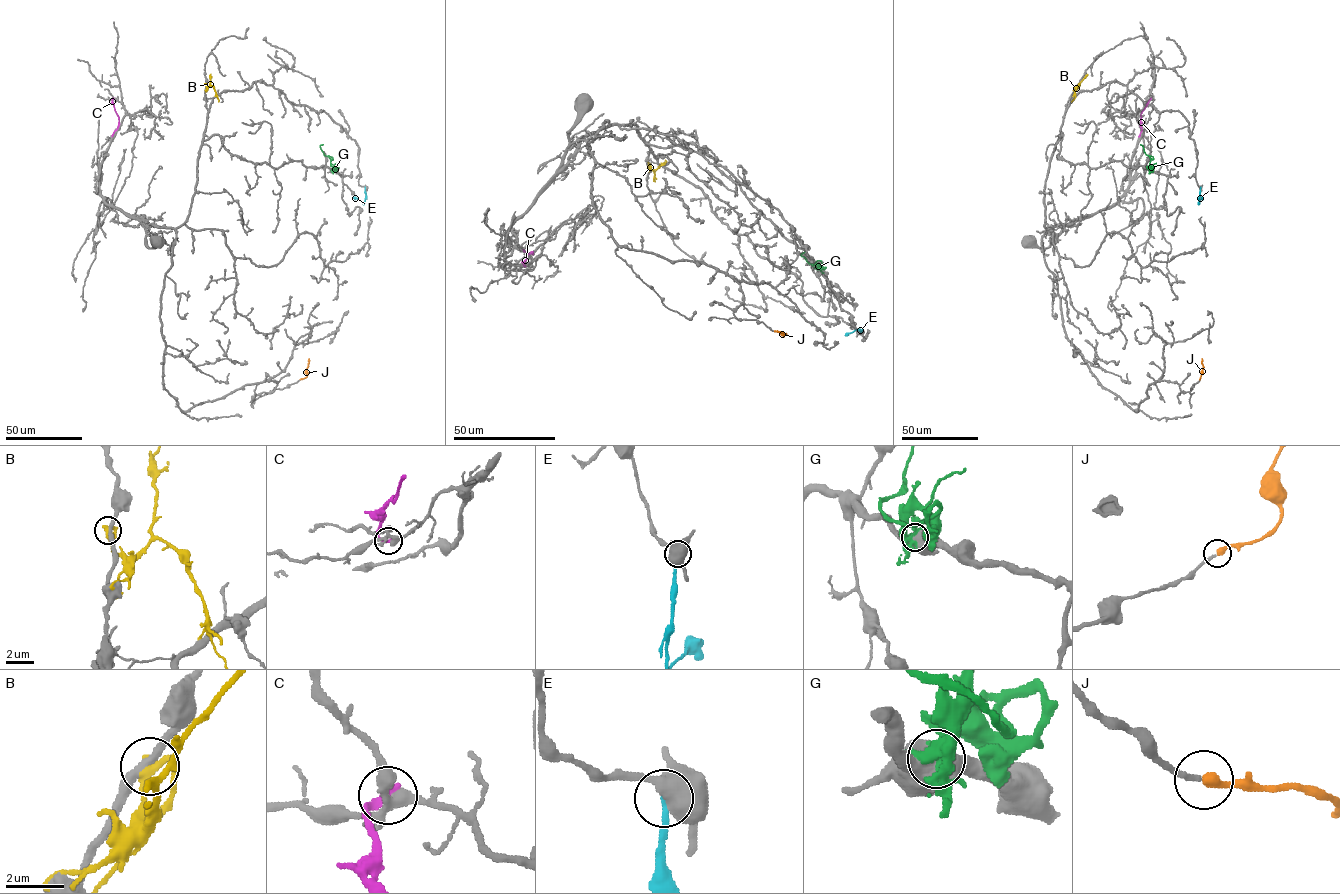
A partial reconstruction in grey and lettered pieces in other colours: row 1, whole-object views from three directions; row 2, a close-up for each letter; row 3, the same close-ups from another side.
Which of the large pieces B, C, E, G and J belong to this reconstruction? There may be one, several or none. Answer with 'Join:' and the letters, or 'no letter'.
Join: J

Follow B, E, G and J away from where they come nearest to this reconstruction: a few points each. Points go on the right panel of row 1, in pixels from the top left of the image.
B: (1078, 84), (1071, 102)
E: (1200, 187), (1199, 201), (1203, 197)
G: (1151, 171), (1147, 167), (1150, 158), (1140, 144)
J: (1199, 379), (1201, 358)

